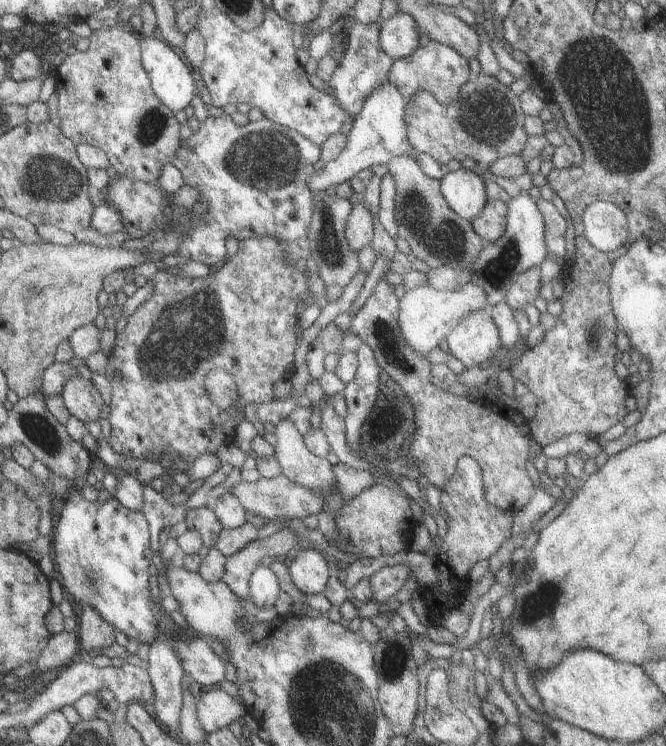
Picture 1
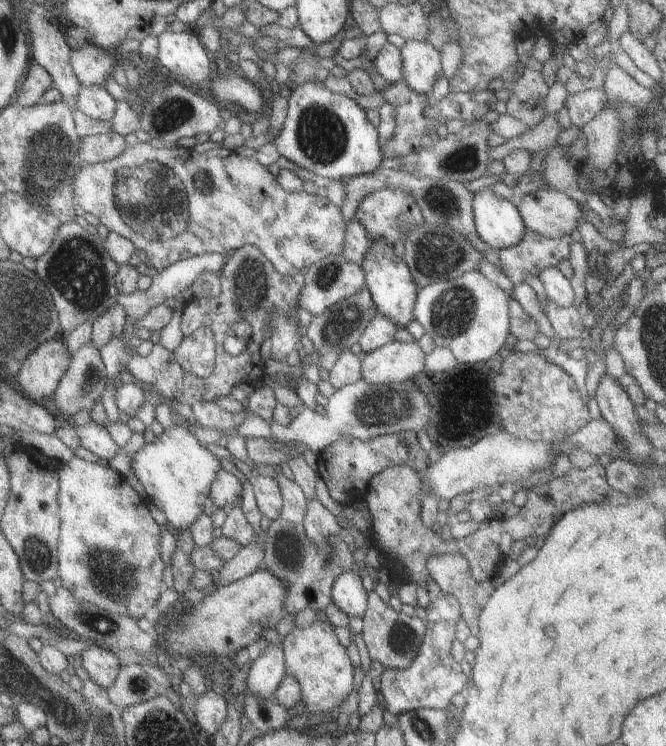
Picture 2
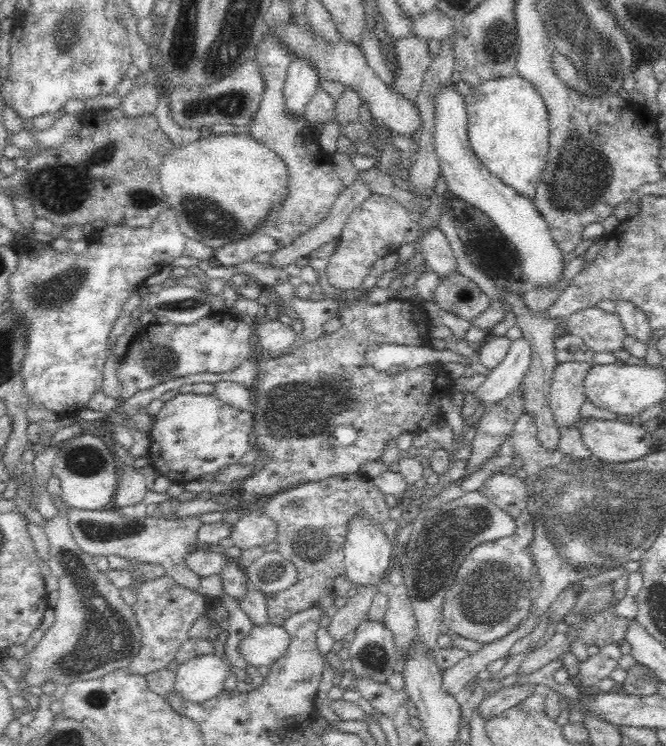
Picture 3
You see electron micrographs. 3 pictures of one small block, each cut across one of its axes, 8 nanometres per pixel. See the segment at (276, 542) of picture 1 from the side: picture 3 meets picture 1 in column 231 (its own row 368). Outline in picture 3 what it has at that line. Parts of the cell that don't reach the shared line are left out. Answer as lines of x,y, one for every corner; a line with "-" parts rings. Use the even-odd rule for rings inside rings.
566,362
554,368
548,403
557,429
572,427
580,420
581,405
587,400
583,382
591,362

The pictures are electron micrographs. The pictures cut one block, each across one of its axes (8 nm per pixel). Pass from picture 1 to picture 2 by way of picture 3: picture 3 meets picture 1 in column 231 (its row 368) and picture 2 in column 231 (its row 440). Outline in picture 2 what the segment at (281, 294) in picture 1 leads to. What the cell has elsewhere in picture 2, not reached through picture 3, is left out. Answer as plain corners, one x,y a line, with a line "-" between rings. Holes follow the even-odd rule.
244,245
232,250
228,255
219,272
219,277
221,291
218,296
192,299
186,303
181,312
181,331
186,337
202,325
210,326
212,329
216,343
215,365
212,374
207,377
197,377
195,374
186,372
175,361
173,352
160,344
154,345
148,356
132,355
125,363
127,376
136,382
151,384
165,402
173,399
170,400
170,403
176,400
192,405
198,400
212,401
221,396
228,397
230,390
242,382
257,387
265,374
265,360
260,355
260,345
266,338
271,314
276,311
286,313
293,323
298,324
297,300
305,285
305,275
302,272
293,275
280,274
257,246
-
242,320
251,324
252,338
246,342
246,350
240,354
229,355
223,349
223,341
227,332
232,330
234,323

